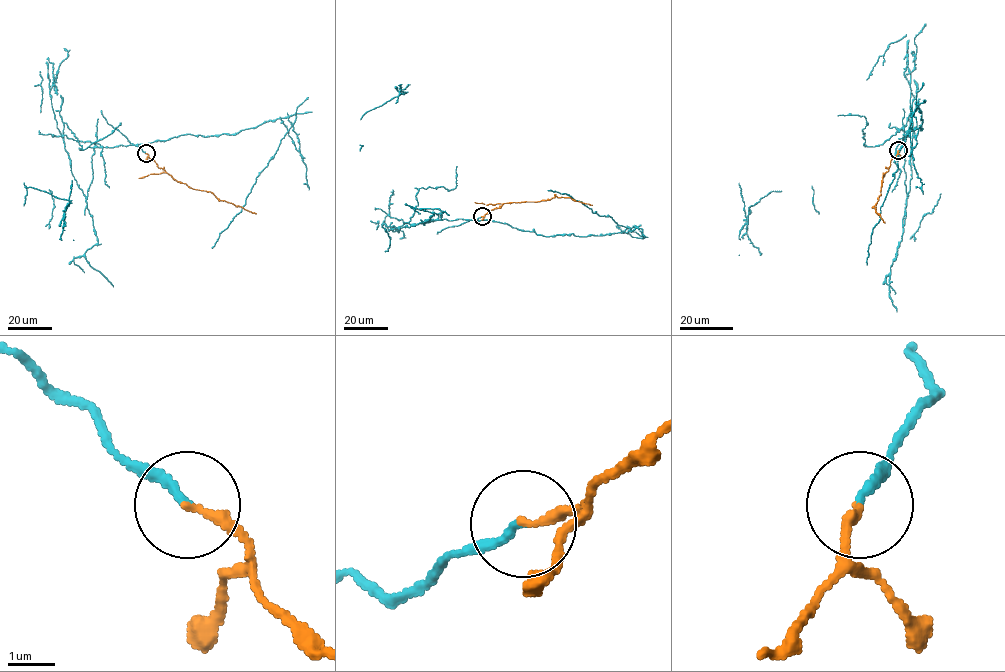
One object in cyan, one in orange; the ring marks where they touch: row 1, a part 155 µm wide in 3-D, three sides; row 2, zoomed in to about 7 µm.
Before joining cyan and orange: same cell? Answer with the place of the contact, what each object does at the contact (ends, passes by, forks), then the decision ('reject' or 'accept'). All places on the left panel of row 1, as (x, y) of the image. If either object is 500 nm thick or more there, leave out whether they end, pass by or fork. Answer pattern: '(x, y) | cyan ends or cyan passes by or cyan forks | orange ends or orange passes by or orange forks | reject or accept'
(146, 153) | cyan ends | orange ends | reject

